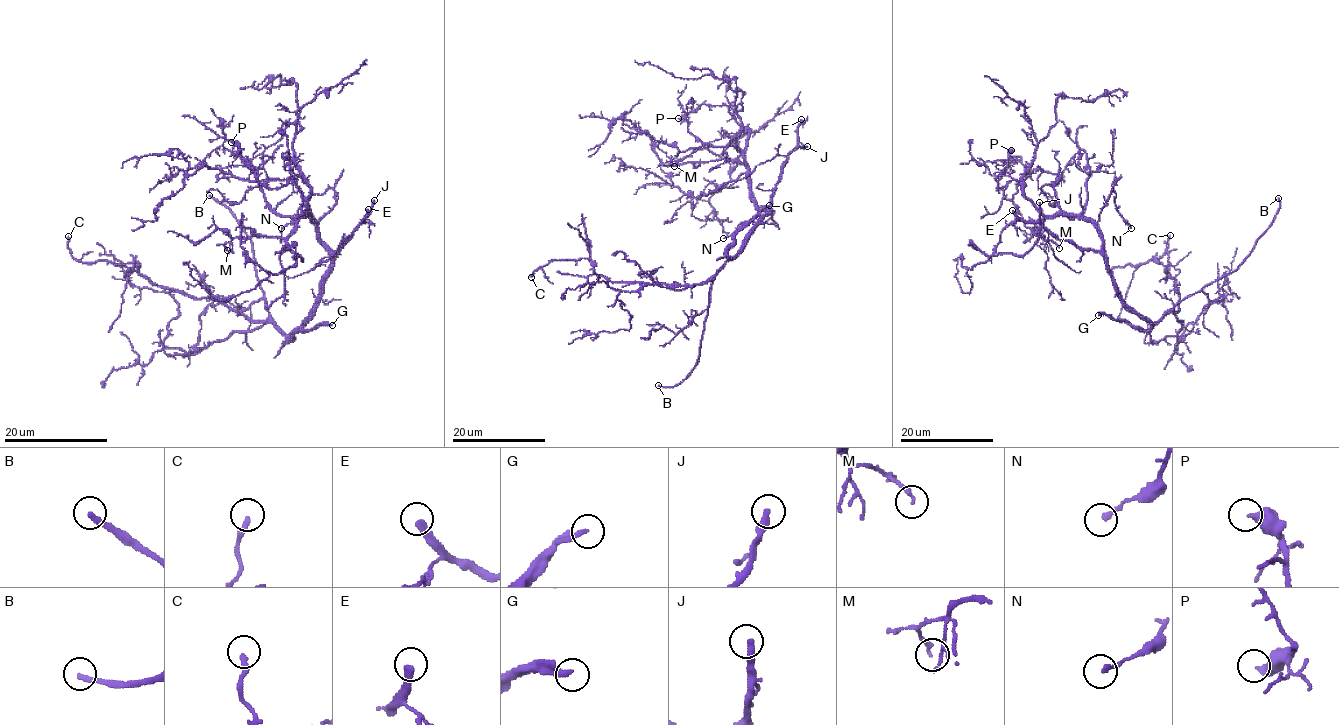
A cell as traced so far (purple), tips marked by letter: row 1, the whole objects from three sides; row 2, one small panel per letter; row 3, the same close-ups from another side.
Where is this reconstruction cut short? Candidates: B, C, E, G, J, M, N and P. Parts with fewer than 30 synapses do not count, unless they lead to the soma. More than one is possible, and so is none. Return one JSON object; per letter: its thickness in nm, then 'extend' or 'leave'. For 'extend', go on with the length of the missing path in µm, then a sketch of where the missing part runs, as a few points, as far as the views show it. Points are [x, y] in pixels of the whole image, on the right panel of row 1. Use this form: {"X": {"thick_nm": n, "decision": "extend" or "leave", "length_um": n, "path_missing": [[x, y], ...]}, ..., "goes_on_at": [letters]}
{"B": {"thick_nm": 260, "decision": "leave"}, "C": {"thick_nm": 240, "decision": "leave"}, "E": {"thick_nm": 320, "decision": "extend", "length_um": 50, "path_missing": [[1012, 210], [987, 181], [959, 189], [924, 172], [904, 177], [907, 152]]}, "G": {"thick_nm": 240, "decision": "extend", "length_um": 190}, "J": {"thick_nm": 320, "decision": "extend", "length_um": 50, "path_missing": [[1039, 202], [1037, 167], [1026, 152], [1006, 133], [991, 131], [955, 109], [960, 93], [969, 88]]}, "M": {"thick_nm": 170, "decision": "leave"}, "N": {"thick_nm": 200, "decision": "leave"}, "P": {"thick_nm": 440, "decision": "leave"}, "goes_on_at": ["E", "G", "J"]}

